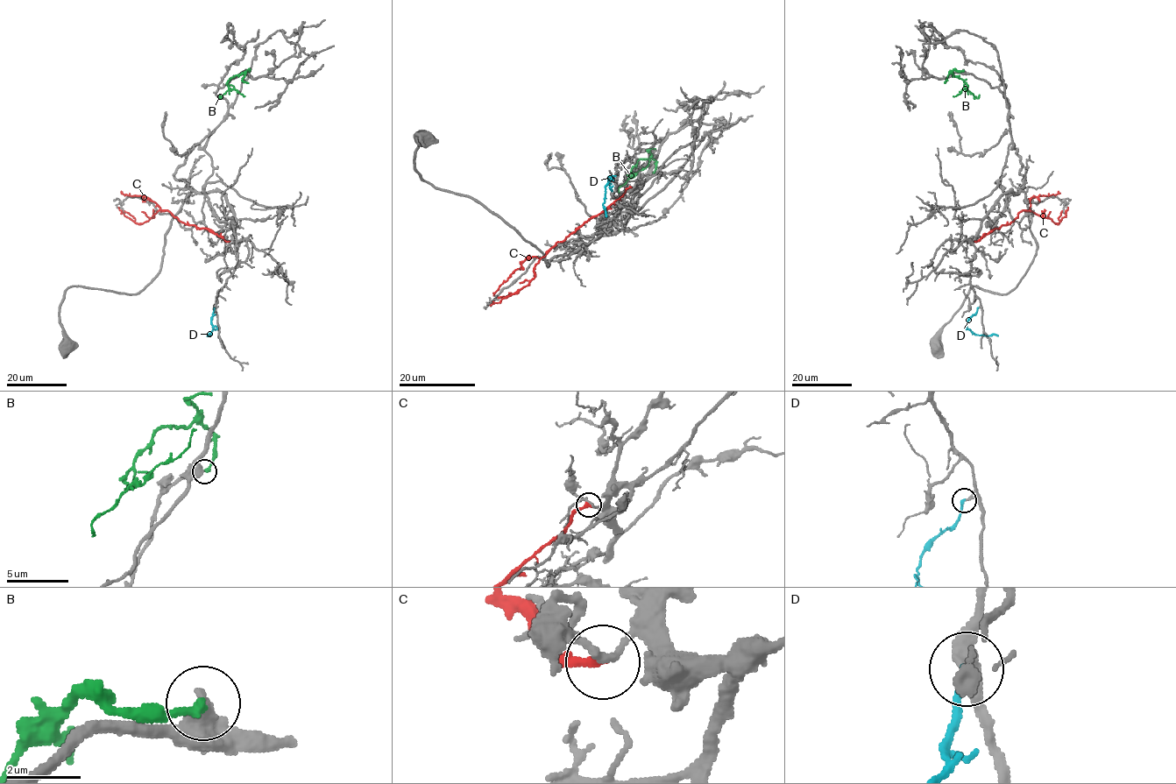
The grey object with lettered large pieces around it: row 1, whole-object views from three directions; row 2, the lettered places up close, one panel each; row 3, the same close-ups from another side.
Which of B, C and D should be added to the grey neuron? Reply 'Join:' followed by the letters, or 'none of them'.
Join: D

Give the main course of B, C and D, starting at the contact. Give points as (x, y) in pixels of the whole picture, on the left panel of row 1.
B: (246, 70), (233, 75), (228, 81), (229, 87), (244, 96)
C: (229, 241), (208, 229), (186, 224), (167, 210), (159, 210), (153, 217), (138, 224), (125, 215), (118, 207)
D: (215, 307), (211, 321), (214, 328), (207, 335), (210, 335)

